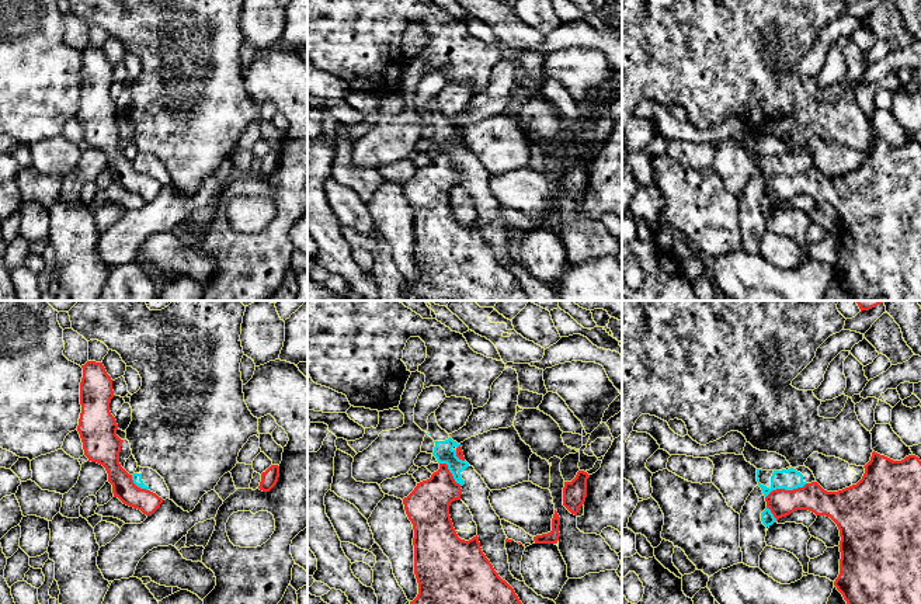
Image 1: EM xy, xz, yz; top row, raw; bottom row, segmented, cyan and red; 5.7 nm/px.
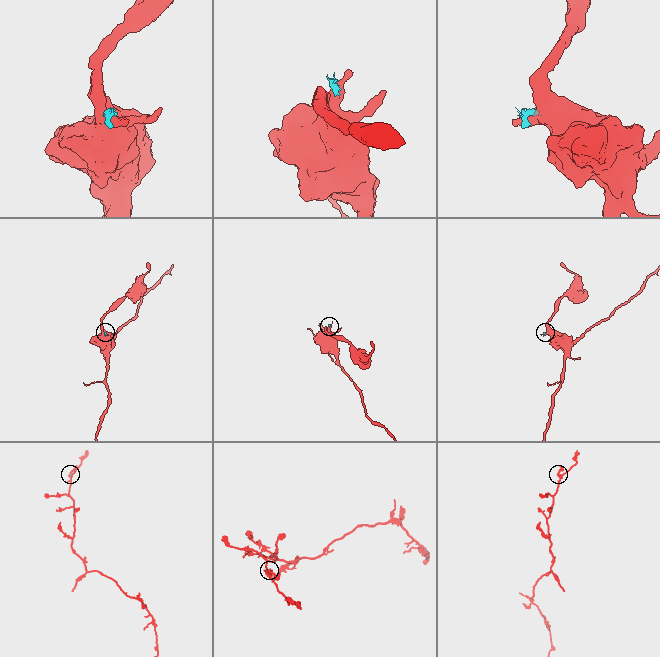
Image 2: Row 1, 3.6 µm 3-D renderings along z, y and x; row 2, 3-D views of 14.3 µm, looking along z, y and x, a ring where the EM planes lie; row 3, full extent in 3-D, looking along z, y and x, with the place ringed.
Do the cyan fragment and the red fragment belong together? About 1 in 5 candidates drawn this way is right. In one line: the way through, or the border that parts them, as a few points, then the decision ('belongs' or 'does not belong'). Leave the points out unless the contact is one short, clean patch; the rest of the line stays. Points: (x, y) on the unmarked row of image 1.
along yz (806, 169), (792, 174), (774, 174), (765, 183) | does not belong

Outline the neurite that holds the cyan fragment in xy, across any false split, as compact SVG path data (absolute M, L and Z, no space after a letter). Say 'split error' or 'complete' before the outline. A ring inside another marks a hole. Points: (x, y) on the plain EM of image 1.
split error | M138 152L135 159L132 160L132 166L138 173L150 176L163 185L170 183L170 176L164 164L150 153Z

